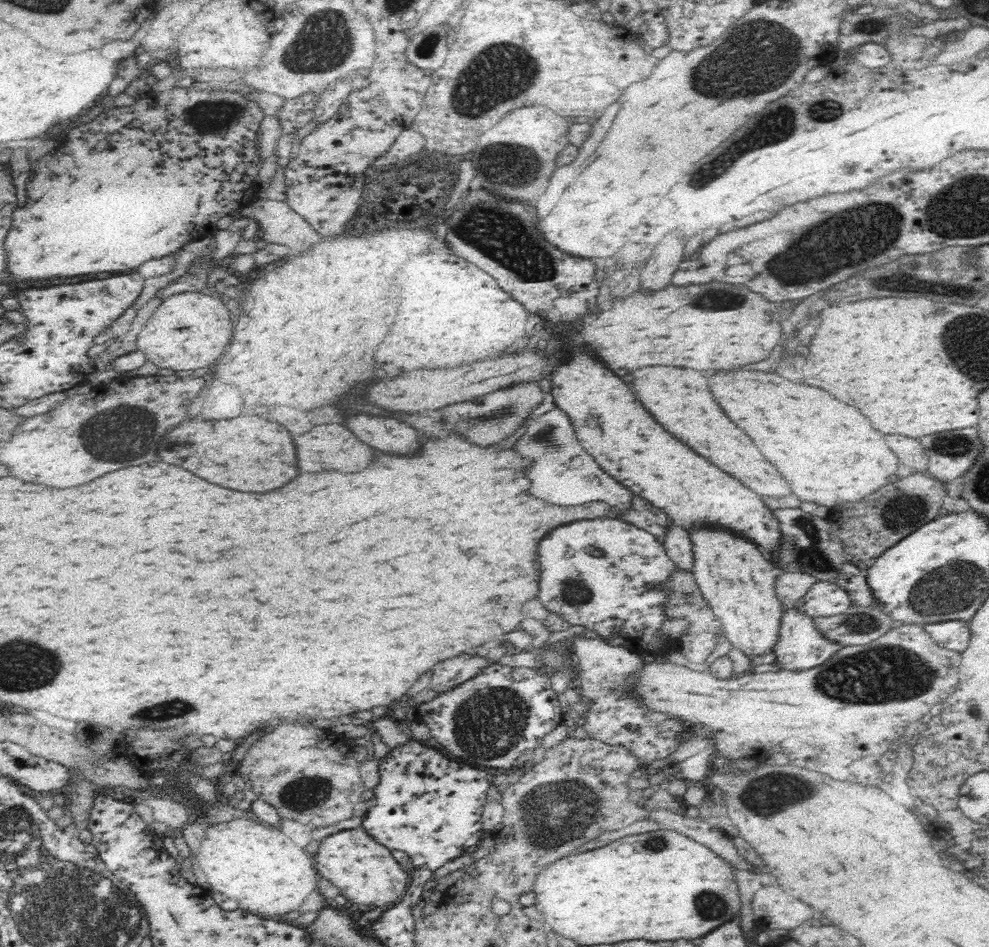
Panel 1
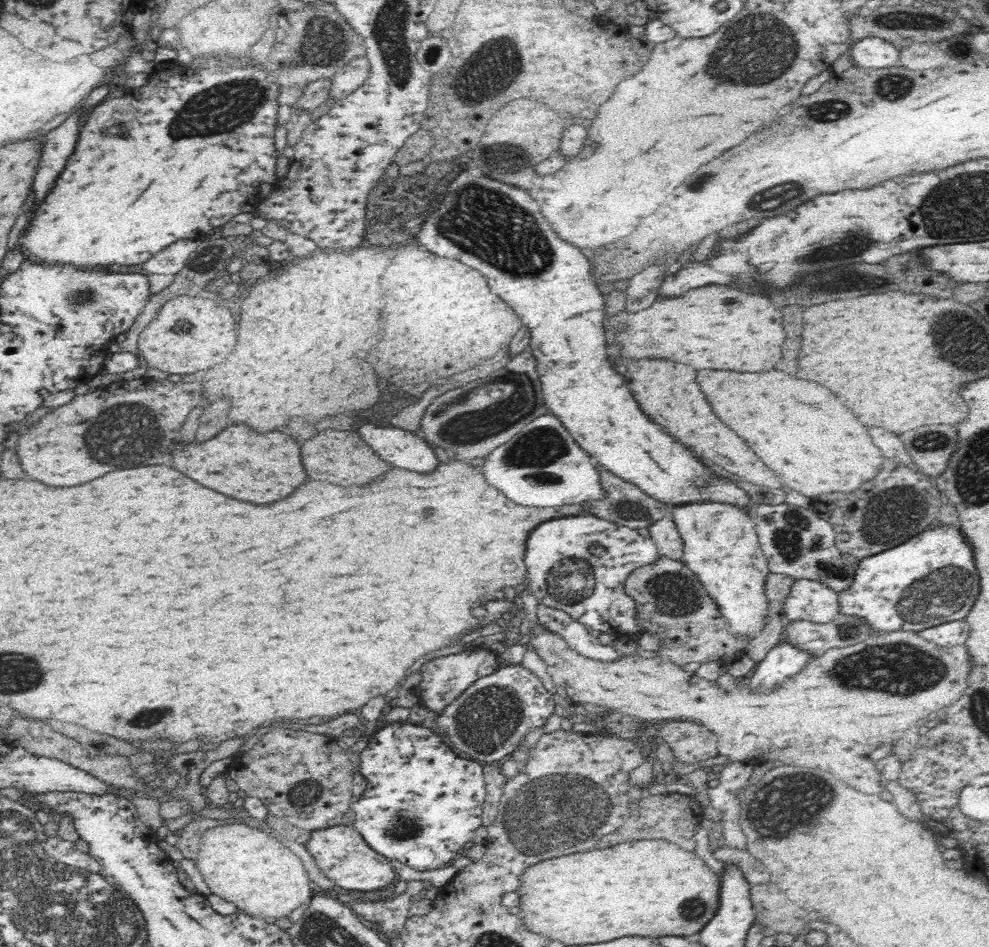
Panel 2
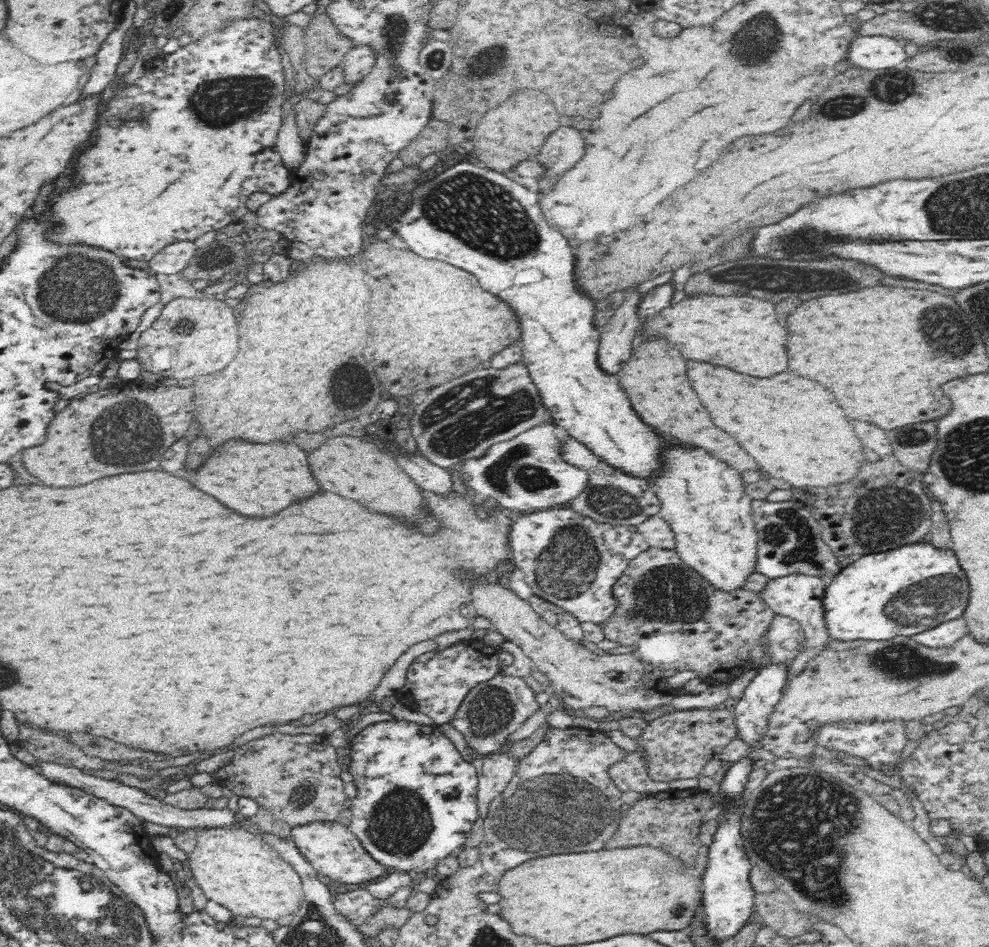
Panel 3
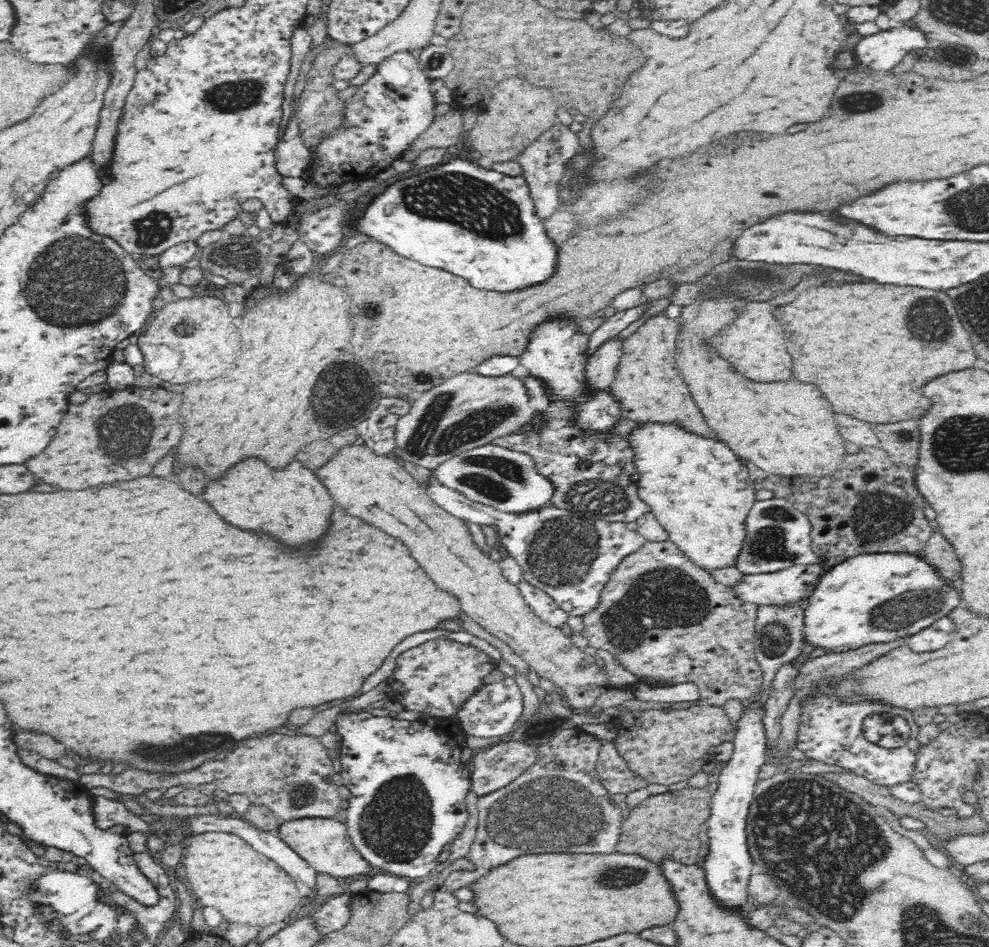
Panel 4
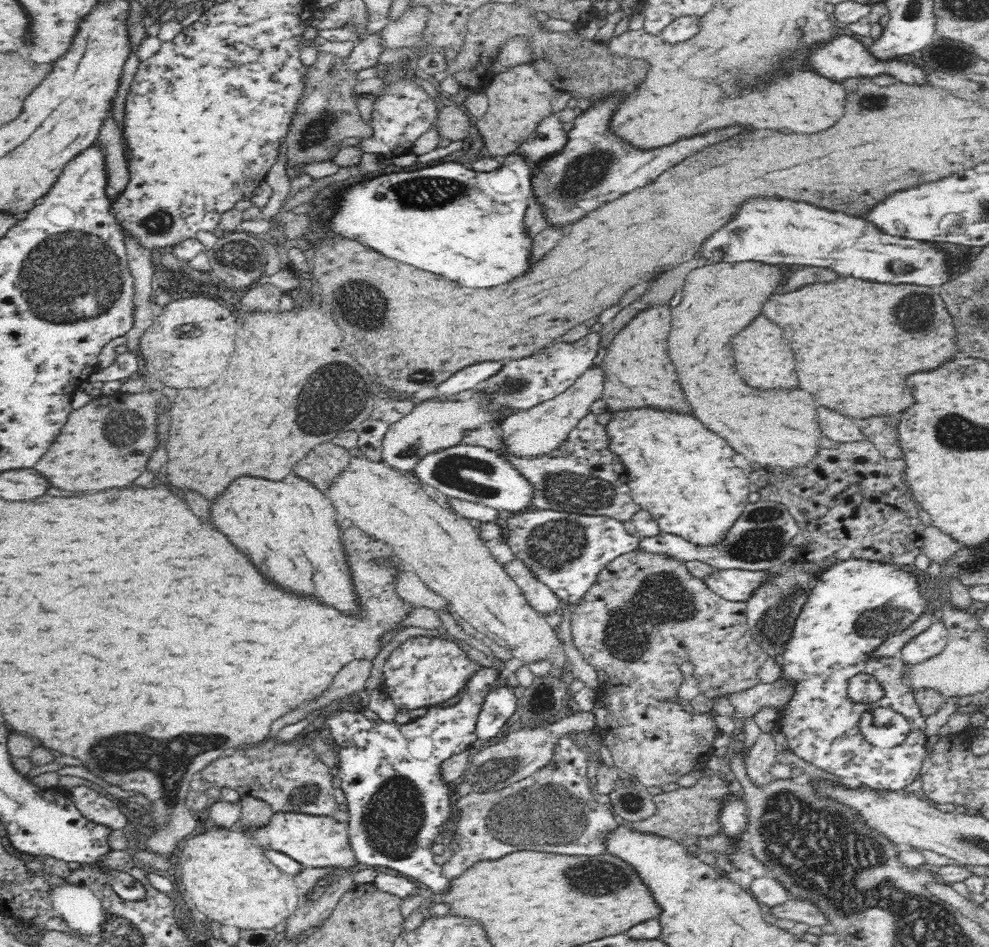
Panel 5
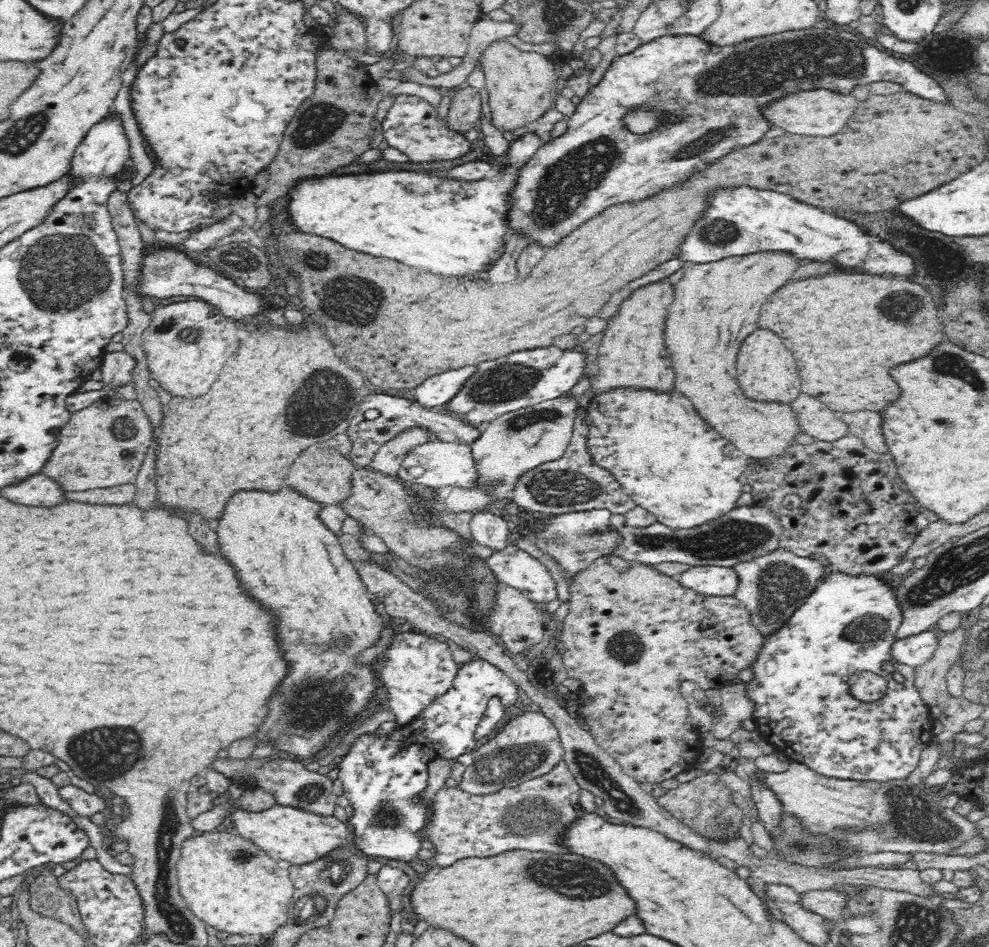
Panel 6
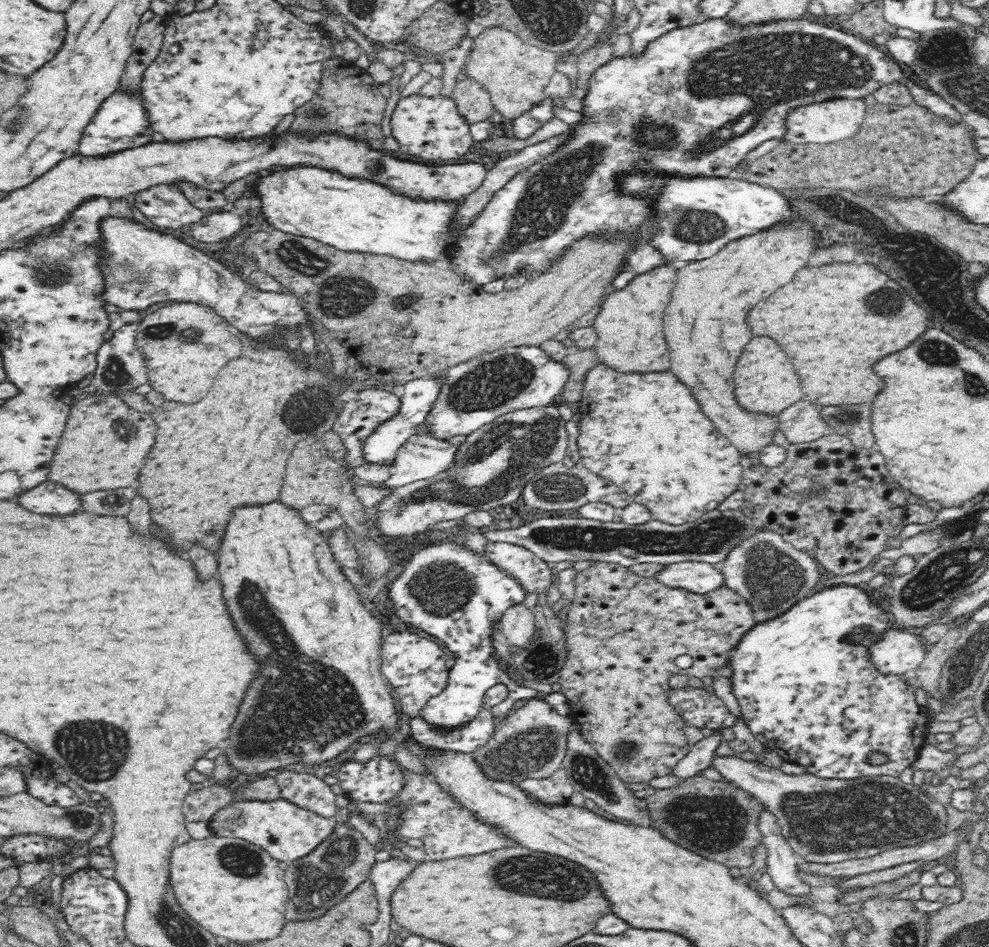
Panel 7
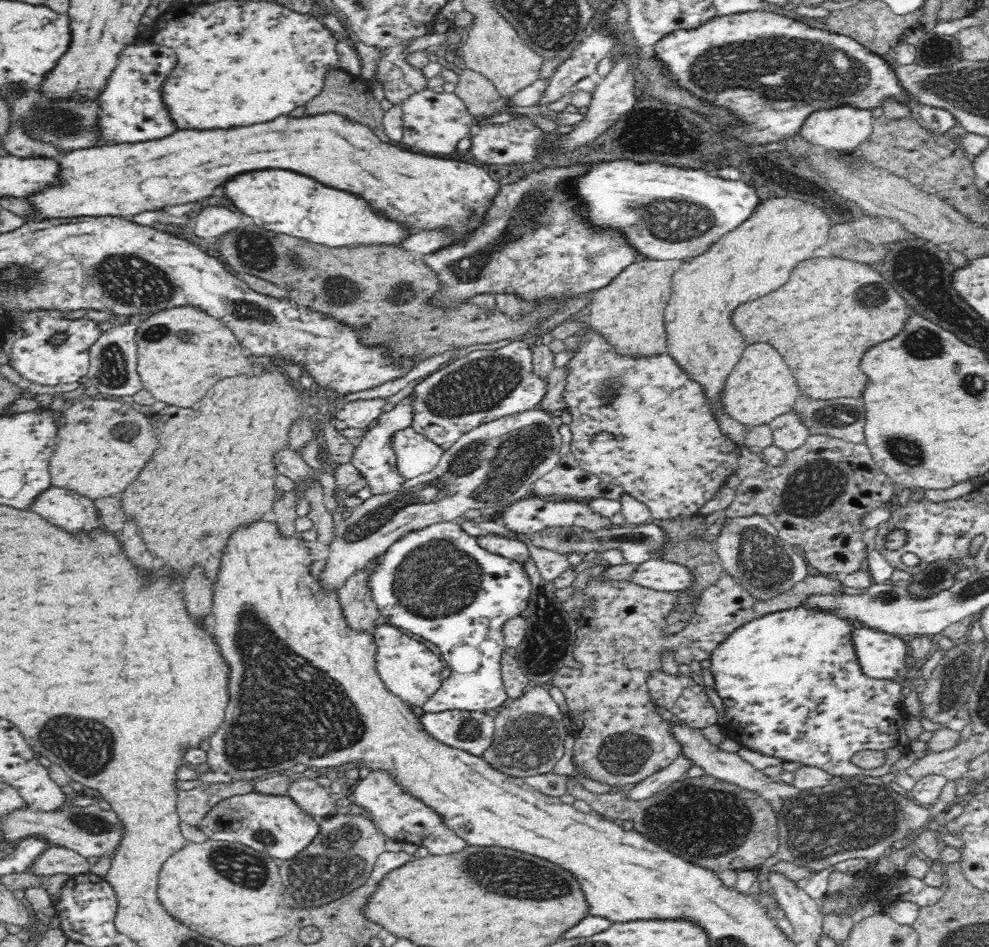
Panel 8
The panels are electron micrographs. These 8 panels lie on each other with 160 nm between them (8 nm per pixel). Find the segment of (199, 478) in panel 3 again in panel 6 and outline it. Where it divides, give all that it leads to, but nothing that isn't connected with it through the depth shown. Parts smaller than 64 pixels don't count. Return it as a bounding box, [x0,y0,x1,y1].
[218,485,385,760]

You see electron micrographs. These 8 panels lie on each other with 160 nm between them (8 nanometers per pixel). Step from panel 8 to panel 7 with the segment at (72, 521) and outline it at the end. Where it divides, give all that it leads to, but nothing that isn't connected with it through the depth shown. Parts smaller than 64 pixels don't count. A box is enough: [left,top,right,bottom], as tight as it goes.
[18,480,80,514]

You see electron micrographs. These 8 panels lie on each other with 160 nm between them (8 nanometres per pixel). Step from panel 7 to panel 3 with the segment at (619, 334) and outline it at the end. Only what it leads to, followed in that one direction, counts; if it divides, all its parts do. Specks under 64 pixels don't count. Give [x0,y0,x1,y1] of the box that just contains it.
[618,340,752,472]

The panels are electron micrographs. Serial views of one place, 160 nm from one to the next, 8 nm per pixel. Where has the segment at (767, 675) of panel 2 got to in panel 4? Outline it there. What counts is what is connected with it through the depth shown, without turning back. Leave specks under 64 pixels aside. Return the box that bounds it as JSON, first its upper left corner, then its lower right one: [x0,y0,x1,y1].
[703,699,768,912]

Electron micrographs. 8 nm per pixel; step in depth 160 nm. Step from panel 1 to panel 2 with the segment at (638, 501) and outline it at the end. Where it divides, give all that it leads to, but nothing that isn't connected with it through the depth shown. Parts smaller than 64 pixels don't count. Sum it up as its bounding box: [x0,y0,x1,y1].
[588,465,671,529]

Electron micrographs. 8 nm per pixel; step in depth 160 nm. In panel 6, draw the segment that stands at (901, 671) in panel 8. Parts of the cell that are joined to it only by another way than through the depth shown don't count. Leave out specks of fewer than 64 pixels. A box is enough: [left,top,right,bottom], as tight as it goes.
[891,630,942,668]

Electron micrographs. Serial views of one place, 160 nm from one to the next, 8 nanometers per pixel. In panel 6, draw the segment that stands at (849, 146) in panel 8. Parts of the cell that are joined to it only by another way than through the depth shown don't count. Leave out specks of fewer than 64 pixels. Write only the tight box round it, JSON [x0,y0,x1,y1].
[760,88,856,136]

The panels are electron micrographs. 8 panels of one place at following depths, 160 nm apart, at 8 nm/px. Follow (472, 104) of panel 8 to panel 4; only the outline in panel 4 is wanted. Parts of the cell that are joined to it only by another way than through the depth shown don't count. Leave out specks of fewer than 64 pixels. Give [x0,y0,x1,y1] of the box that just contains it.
[401,107,463,162]

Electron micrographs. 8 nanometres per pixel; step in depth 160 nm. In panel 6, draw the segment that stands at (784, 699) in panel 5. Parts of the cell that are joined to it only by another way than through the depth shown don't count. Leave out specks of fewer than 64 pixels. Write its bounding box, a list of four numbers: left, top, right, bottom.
[710,682,758,739]

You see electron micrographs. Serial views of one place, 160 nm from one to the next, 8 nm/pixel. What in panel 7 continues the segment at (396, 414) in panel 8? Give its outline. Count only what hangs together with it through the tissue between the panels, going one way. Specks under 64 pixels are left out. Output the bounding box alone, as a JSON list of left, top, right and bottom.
[364,373,448,462]

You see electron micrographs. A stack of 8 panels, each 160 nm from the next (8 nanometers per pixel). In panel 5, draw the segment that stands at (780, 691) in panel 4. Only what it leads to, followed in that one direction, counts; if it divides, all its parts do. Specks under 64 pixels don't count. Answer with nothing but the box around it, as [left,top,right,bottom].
[745,731,778,785]

